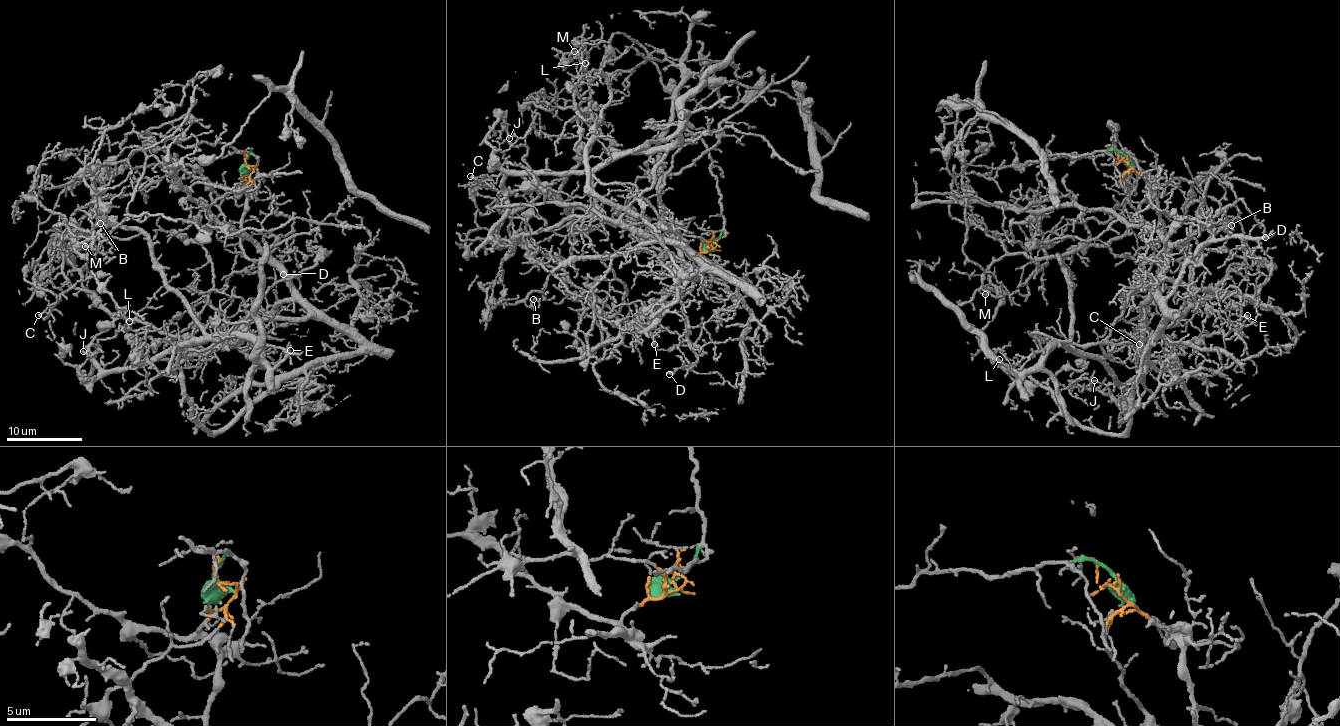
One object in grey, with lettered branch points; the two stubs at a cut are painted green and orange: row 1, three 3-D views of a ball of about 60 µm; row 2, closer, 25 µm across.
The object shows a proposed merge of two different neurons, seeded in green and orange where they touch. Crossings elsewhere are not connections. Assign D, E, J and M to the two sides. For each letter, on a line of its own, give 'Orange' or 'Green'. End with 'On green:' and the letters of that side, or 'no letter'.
D: Orange
E: Orange
J: Green
M: Green
On green: J, M

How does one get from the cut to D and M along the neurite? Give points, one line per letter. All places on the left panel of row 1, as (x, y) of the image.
D: (249, 166), (254, 170), (239, 186), (243, 233), (277, 261), (268, 257), (278, 237), (289, 233), (283, 275)
M: (248, 167), (250, 152), (227, 144), (125, 135), (104, 169), (95, 212), (125, 228), (92, 211), (84, 245)

